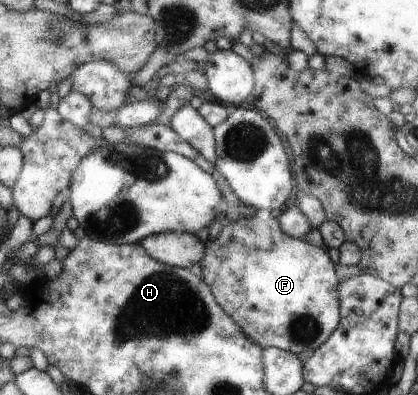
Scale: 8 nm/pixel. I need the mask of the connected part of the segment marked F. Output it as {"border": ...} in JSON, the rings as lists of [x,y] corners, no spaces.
{"border":[[[273,214],[269,220],[261,220],[257,217],[253,217],[250,219],[239,219],[233,222],[226,221],[222,229],[217,239],[207,240],[206,245],[208,246],[208,252],[205,258],[200,262],[203,273],[202,278],[211,287],[216,301],[220,303],[231,318],[240,325],[241,330],[263,349],[267,347],[277,347],[278,349],[289,351],[296,355],[299,355],[300,352],[308,353],[319,349],[320,346],[336,332],[342,318],[340,293],[338,290],[340,286],[339,278],[337,278],[337,272],[335,272],[333,262],[329,262],[329,254],[325,252],[325,248],[311,245],[304,239],[285,235],[280,229],[280,222],[273,217]]]}

